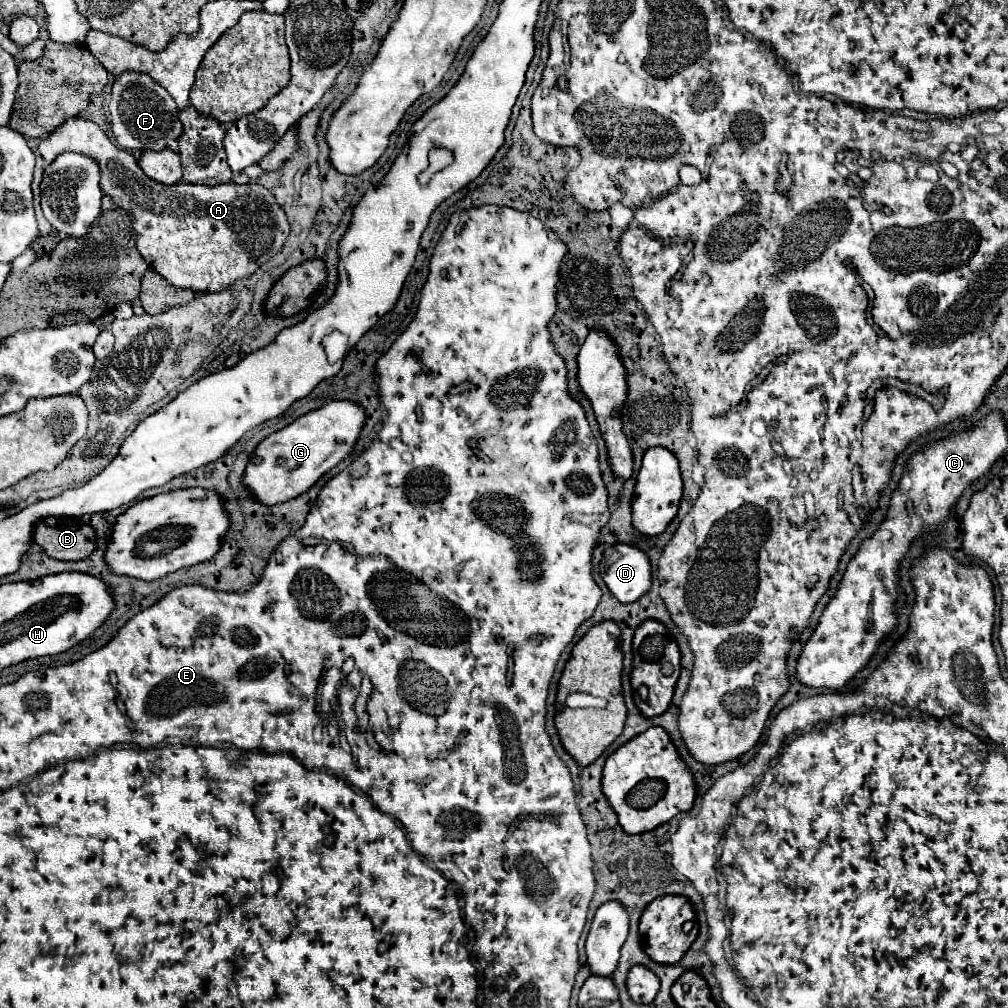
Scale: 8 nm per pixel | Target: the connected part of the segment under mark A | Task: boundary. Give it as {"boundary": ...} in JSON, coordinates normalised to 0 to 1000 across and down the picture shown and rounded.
{"boundary":[[[71,117],[40,139],[40,155],[50,163],[62,151],[79,151],[99,163],[101,190],[125,208],[135,228],[141,256],[167,280],[192,290],[216,290],[236,276],[246,276],[282,244],[288,222],[272,194],[256,183],[185,183],[171,185],[149,179],[133,155],[115,147],[91,121]]]}

